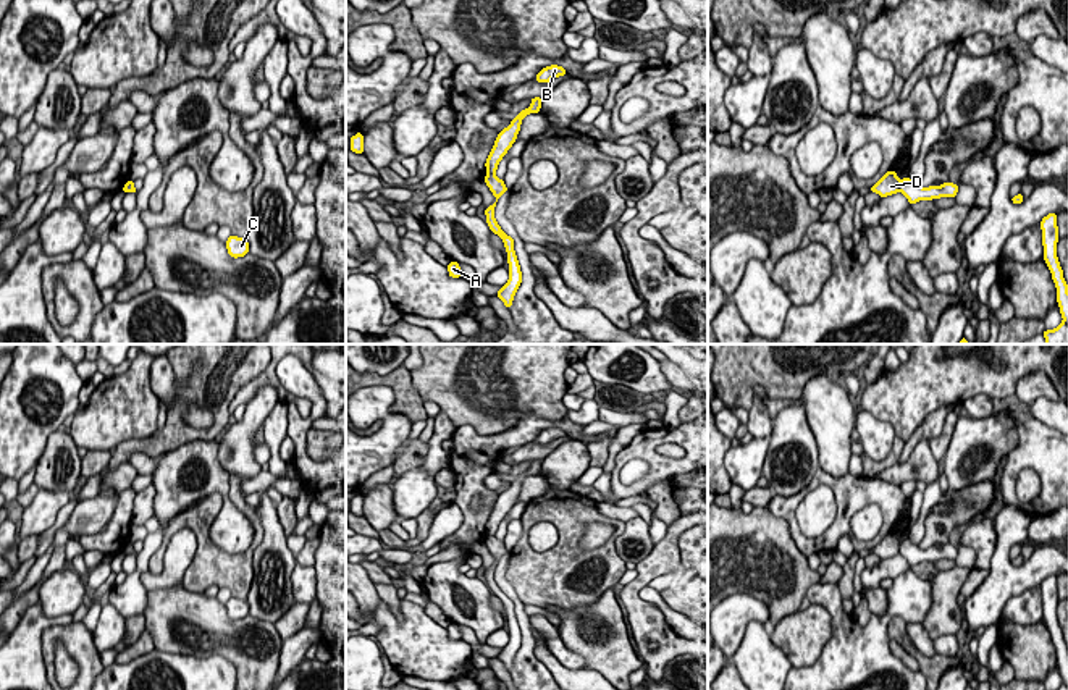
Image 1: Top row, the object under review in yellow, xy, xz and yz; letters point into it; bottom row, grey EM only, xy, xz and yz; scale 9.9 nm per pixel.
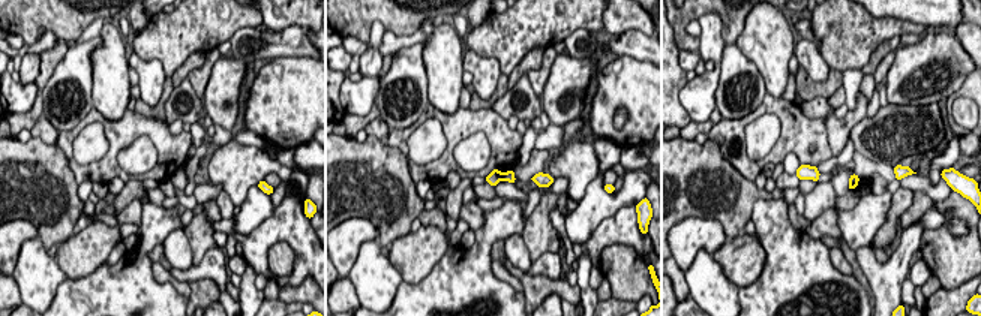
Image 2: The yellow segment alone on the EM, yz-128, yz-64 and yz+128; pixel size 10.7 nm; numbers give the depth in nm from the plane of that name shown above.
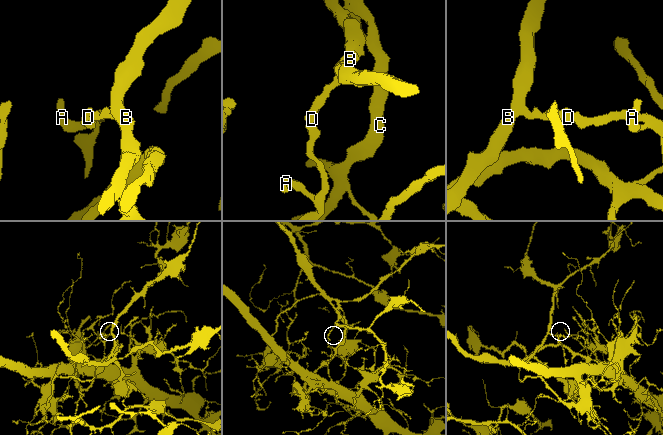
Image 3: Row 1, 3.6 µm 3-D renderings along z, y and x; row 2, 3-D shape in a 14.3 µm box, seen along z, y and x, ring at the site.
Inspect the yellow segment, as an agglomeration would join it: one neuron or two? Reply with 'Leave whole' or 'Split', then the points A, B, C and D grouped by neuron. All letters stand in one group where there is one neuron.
Split. Groups: A / B C D

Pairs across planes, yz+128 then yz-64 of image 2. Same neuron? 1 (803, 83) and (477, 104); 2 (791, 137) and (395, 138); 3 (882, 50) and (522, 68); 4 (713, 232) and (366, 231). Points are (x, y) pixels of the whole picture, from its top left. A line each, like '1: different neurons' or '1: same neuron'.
1: same neuron
2: same neuron
3: same neuron
4: same neuron

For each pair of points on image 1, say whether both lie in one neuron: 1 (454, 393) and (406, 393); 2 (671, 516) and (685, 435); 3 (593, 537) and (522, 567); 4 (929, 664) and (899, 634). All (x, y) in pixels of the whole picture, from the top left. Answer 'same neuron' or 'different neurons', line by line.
1: different neurons
2: different neurons
3: different neurons
4: same neuron

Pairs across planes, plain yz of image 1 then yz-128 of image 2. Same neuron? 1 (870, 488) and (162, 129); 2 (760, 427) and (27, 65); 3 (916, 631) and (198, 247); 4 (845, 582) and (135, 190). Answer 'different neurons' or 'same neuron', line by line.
1: same neuron
2: same neuron
3: different neurons
4: same neuron

